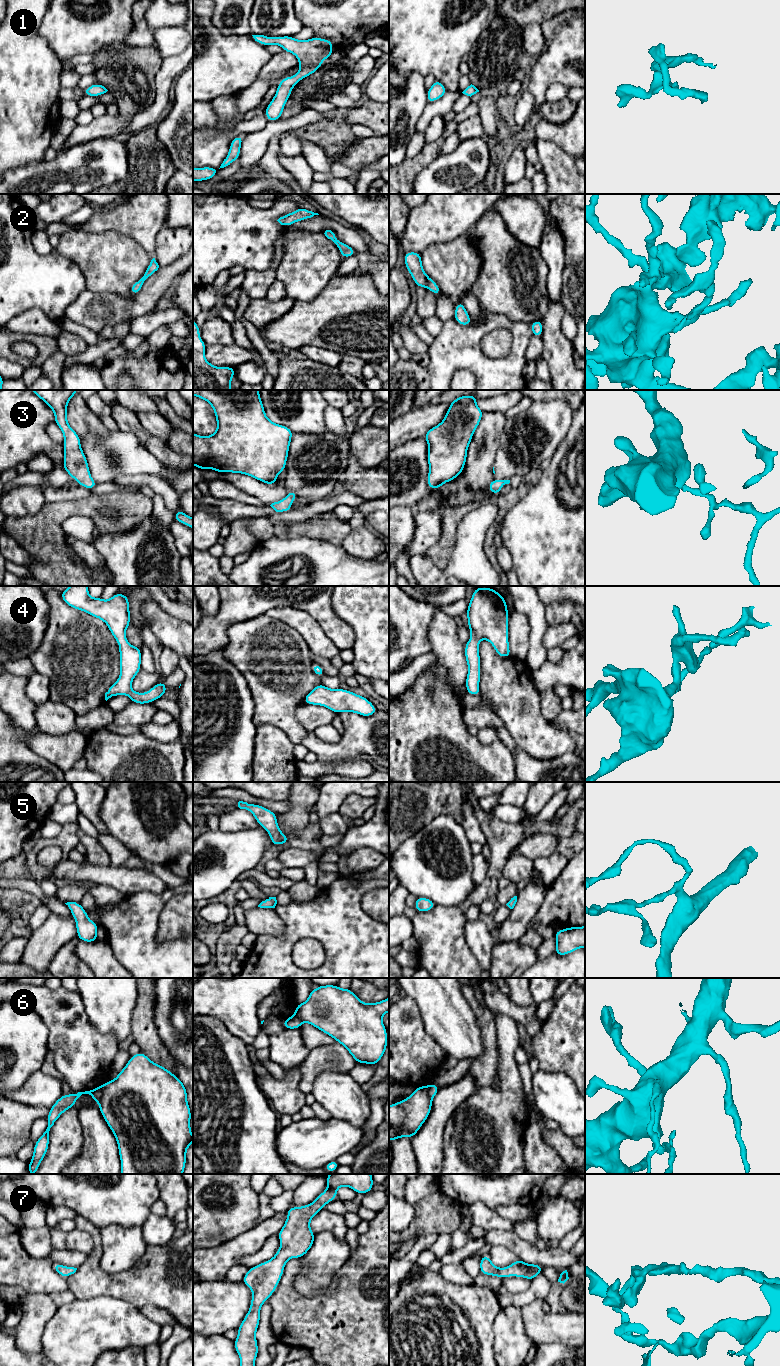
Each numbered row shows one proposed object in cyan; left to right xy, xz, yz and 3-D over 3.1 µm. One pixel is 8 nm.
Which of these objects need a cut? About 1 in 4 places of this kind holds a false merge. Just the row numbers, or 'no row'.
6

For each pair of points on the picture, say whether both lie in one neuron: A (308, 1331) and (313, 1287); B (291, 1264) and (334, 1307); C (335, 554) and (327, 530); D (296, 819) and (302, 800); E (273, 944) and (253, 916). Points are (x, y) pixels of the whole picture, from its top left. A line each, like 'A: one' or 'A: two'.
A: two
B: one
C: two
D: one
E: two

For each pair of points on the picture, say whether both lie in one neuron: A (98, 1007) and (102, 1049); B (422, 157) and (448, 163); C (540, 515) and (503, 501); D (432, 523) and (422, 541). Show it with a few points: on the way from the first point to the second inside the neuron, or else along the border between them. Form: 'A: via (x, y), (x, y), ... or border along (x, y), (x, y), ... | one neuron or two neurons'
A: border along (85, 1013), (97, 1030), (109, 1034), (118, 1045) | two neurons
B: border along (441, 153), (416, 175) | two neurons
C: border along (531, 488), (508, 511), (502, 521) | two neurons
D: via (428, 527), (425, 537) | one neuron

